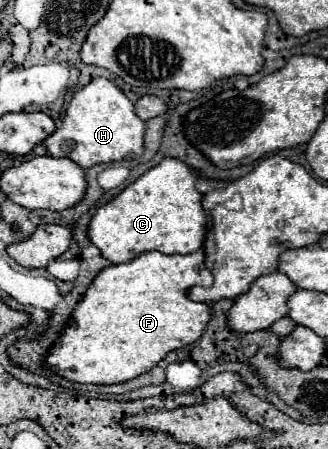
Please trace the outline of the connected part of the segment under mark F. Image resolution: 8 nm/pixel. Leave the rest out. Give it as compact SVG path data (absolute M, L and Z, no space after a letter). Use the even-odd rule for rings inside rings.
M202 249L188 255L164 255L160 251L148 251L130 263L118 263L102 269L74 307L78 309L78 321L72 319L66 325L62 335L50 347L44 363L54 375L76 383L112 385L138 377L140 373L158 365L170 351L188 347L202 335L210 319L210 309L206 303L186 299L186 291L200 283L212 283L212 275L204 265Z

